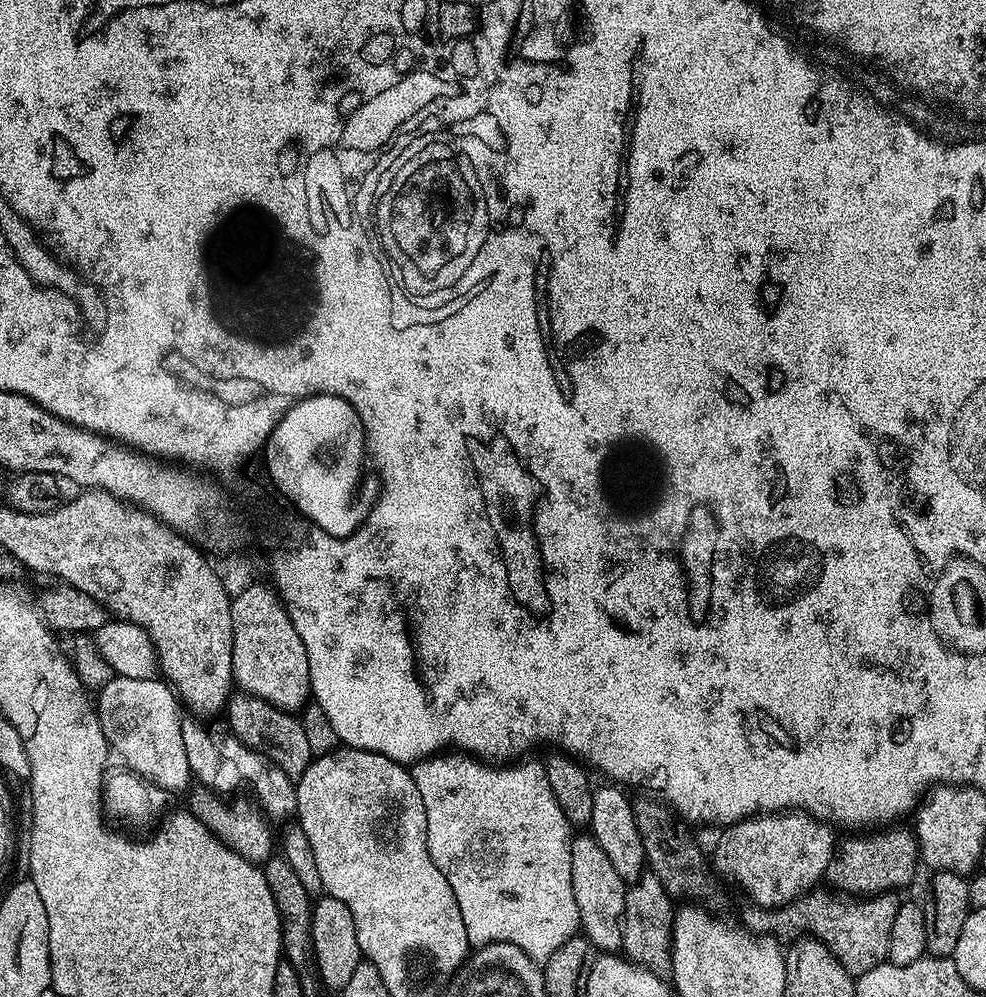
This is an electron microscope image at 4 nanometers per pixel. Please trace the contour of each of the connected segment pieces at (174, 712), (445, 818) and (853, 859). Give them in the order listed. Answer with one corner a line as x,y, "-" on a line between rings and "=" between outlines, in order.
113,675
112,680
99,689
98,696
100,701
97,699
94,707
109,749
136,768
138,775
152,780
158,787
174,792
187,789
192,775
182,741
182,708
175,691
158,678
147,680
=
437,754
426,760
417,760
411,765
410,771
414,778
414,786
418,786
418,794
422,794
422,806
426,806
426,834
430,858
434,858
434,866
438,866
442,874
446,874
454,890
454,898
458,902
458,910
466,926
466,938
469,945
483,946
506,942
518,946
531,960
543,962
555,954
558,946
562,946
570,937
577,935
580,928
578,902
574,902
574,890
570,882
570,850
574,832
566,814
562,814
562,806
558,806
558,798
554,798
554,790
550,790
546,770
539,759
528,760
521,768
504,767
508,766
493,766
491,763
467,754
=
888,826
883,830
872,830
867,834
848,834
836,845
830,862
826,866
823,879
829,880
833,889
844,894
851,894
856,898
867,898
869,896
879,896
882,892
892,892
904,888
916,876
916,867
921,867
920,845
916,838
916,833
911,827
896,828
900,826

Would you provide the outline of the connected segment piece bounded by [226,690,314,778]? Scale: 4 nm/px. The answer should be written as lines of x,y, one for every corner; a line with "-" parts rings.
236,690
228,698
227,716
228,724
232,727
231,735
235,739
248,748
262,753
267,760
274,762
274,766
284,770
288,776
293,778
301,776
308,763
314,758
306,739
306,730
302,730
299,715
284,712
262,698

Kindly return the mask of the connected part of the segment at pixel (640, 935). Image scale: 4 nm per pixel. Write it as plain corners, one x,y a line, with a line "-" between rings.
651,874
641,876
624,893
623,955
661,978
667,977
672,970
672,904
673,897

